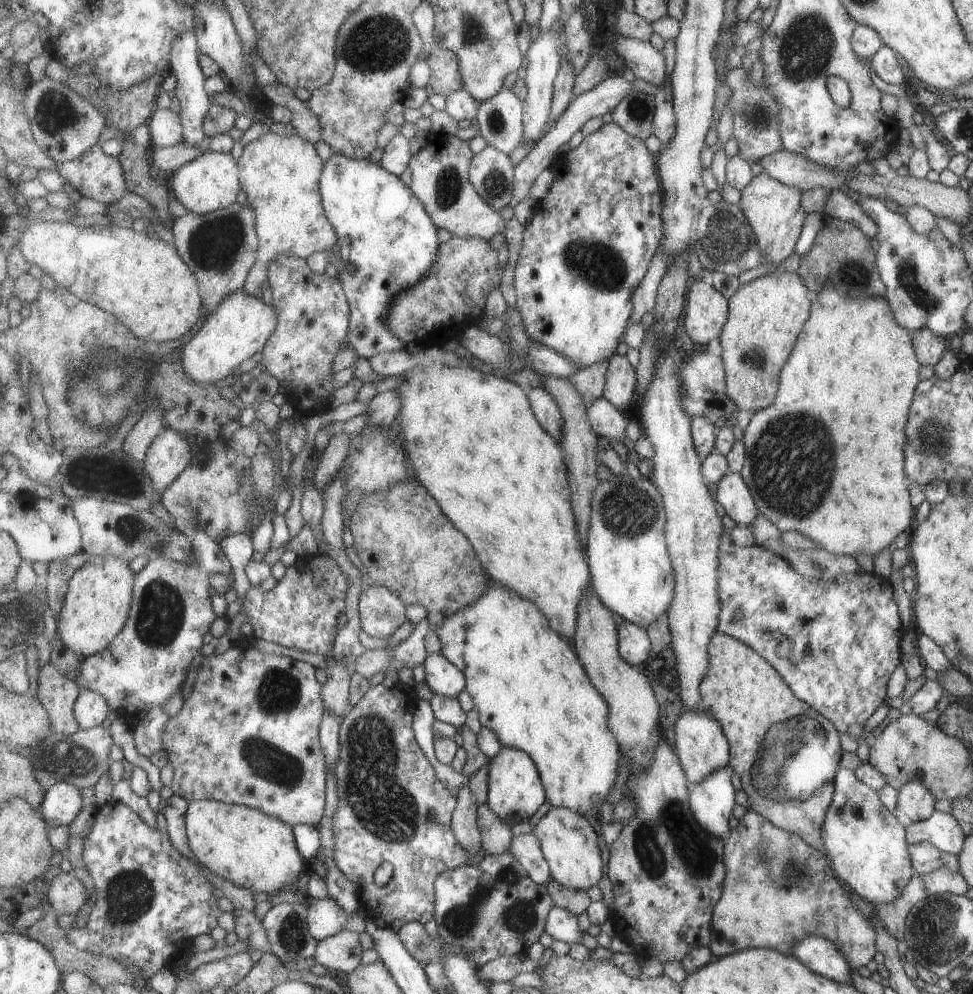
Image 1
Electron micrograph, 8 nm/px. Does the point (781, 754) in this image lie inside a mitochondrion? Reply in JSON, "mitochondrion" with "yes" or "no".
{"mitochondrion":"yes"}

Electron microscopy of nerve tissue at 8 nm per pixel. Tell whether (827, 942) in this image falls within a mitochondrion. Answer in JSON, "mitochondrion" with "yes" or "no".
{"mitochondrion":"no"}

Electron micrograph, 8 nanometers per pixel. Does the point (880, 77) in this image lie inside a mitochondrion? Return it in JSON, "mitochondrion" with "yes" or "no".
{"mitochondrion":"no"}

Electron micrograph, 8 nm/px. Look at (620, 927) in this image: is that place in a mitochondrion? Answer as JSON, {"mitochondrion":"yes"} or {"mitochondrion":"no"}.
{"mitochondrion":"no"}

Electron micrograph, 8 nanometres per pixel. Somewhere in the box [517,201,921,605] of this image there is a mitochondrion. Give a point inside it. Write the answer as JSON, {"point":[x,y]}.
{"point":[793,473]}

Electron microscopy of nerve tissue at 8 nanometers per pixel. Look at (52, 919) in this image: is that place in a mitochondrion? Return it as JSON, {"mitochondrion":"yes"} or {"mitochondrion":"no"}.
{"mitochondrion":"no"}

